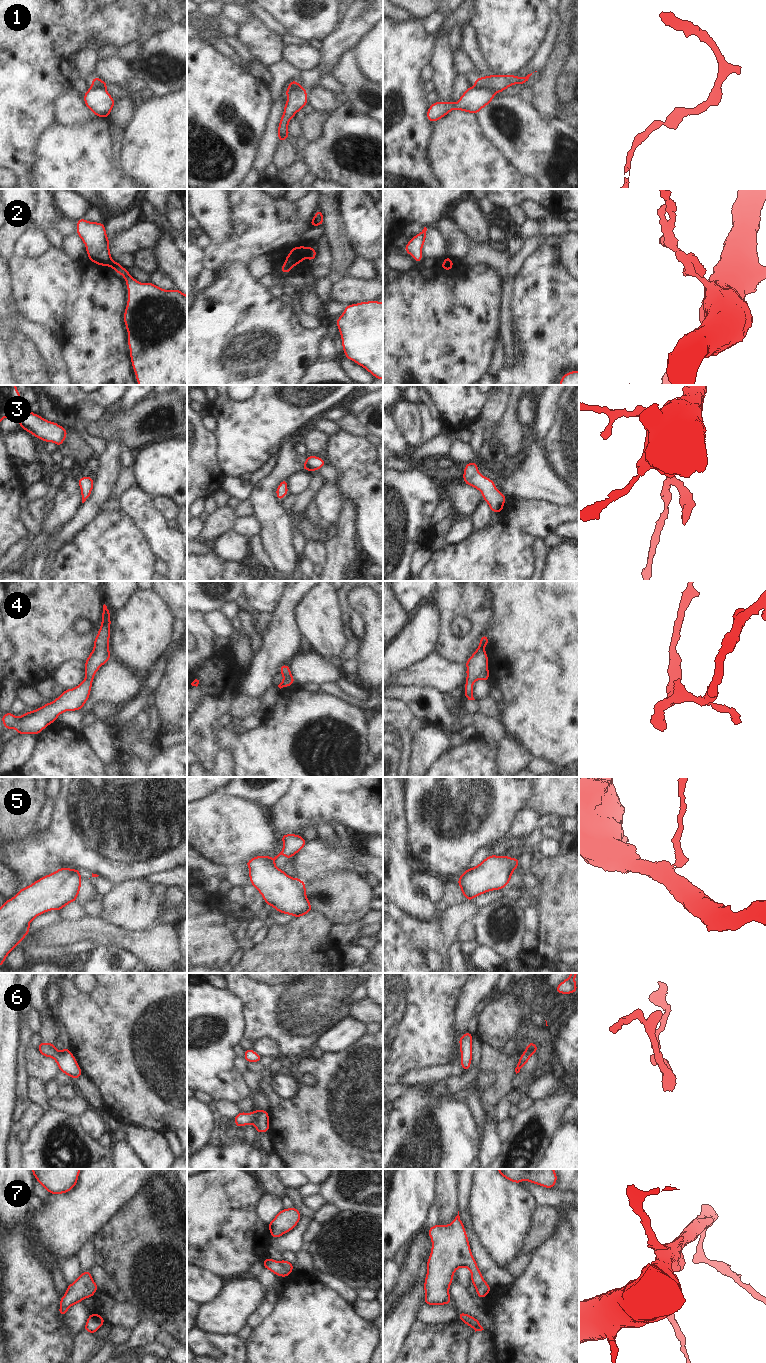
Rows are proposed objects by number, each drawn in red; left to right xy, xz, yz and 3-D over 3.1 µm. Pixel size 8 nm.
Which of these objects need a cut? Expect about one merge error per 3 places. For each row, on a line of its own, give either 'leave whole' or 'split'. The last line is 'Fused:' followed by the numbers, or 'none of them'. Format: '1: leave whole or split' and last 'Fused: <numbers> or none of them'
1: split
2: split
3: leave whole
4: leave whole
5: split
6: leave whole
7: leave whole
Fused: 1, 2, 5

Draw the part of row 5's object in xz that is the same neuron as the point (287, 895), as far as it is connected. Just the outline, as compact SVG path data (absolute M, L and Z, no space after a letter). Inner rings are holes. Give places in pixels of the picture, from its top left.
M265 855L256 856L244 865L250 868L249 878L251 885L257 888L265 900L266 905L272 905L275 910L283 914L301 917L312 911L309 899L306 896L305 882L299 878L291 878L273 863L273 858Z

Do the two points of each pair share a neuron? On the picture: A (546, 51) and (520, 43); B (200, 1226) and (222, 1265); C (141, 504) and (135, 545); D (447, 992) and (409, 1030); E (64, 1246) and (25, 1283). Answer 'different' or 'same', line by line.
A: different
B: same
C: different
D: same
E: different

